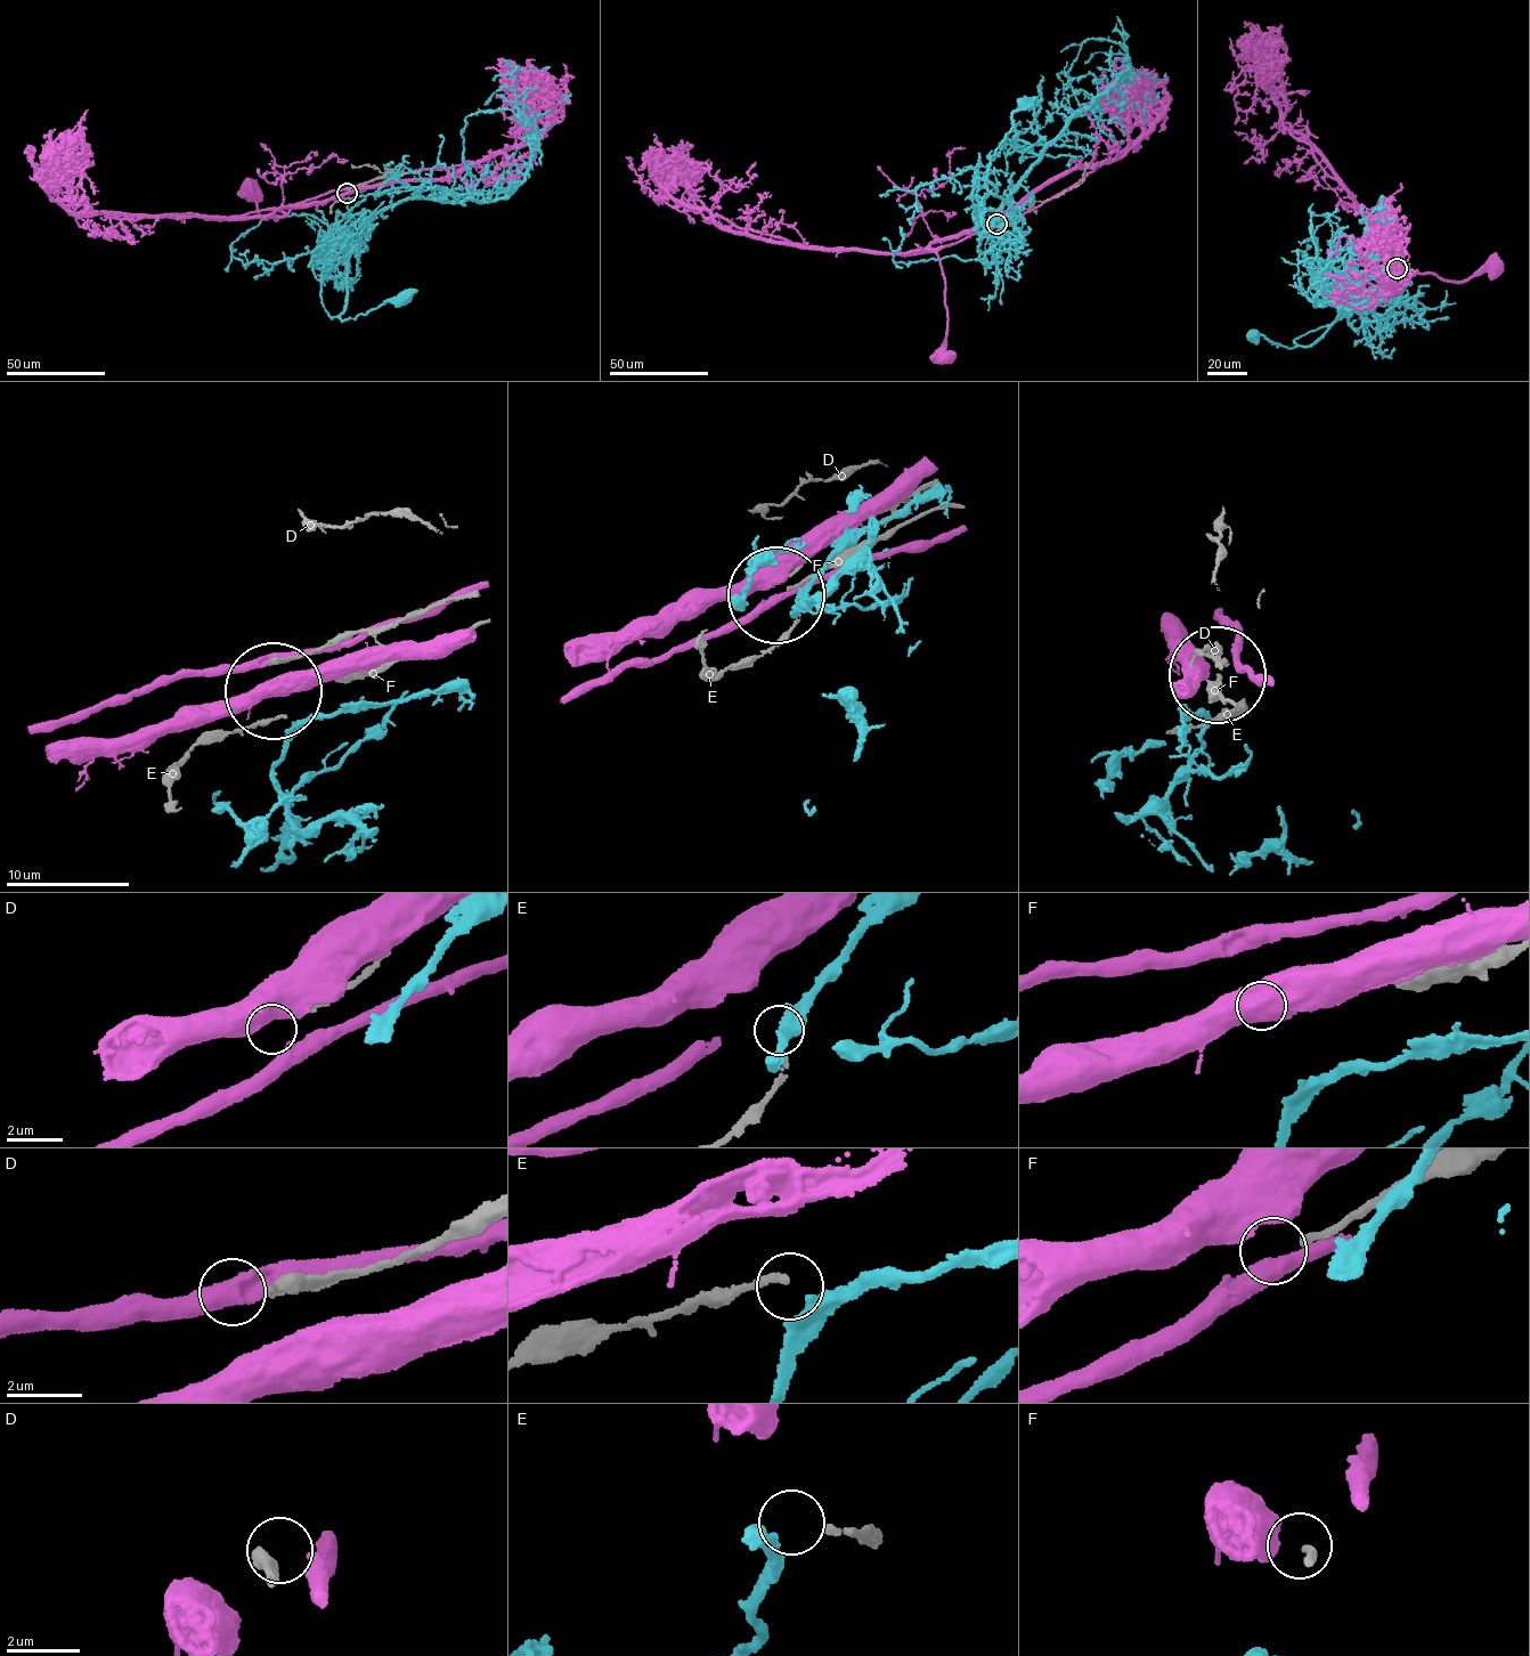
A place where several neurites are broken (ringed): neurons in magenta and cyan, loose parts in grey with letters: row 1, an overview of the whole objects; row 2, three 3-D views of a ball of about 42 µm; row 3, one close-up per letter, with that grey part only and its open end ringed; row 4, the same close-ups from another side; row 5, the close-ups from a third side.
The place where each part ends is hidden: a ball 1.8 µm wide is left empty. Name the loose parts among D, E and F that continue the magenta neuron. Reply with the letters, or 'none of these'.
none of these

